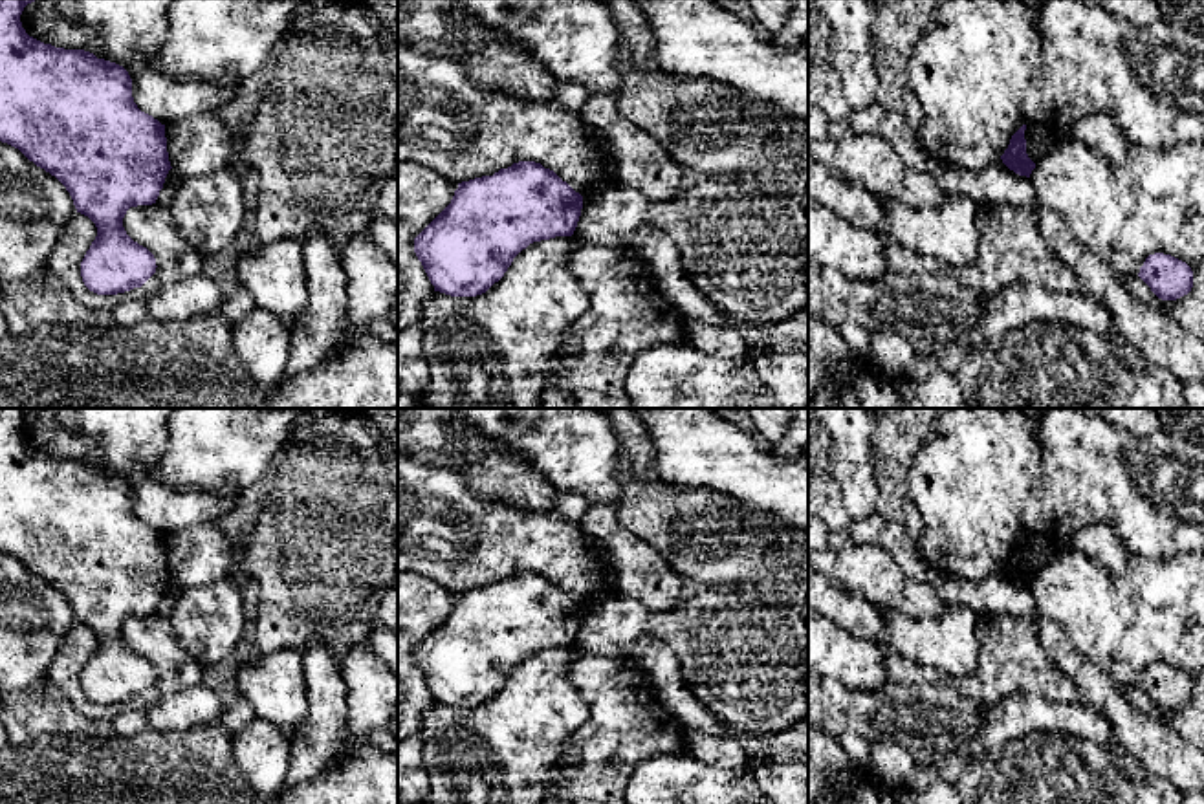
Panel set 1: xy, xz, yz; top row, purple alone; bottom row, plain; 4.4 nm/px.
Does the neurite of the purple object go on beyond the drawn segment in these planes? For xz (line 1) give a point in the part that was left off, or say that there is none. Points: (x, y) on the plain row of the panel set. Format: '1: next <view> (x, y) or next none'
1: next none

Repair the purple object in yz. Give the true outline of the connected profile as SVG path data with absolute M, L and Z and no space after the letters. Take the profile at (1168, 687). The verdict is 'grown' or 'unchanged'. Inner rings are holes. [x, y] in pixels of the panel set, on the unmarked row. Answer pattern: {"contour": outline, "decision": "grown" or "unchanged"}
{"contour": "M1164 663L1149 665L1140 678L1138 687L1162 711L1177 711L1188 705L1193 698L1191 678L1186 672Z", "decision": "unchanged"}

